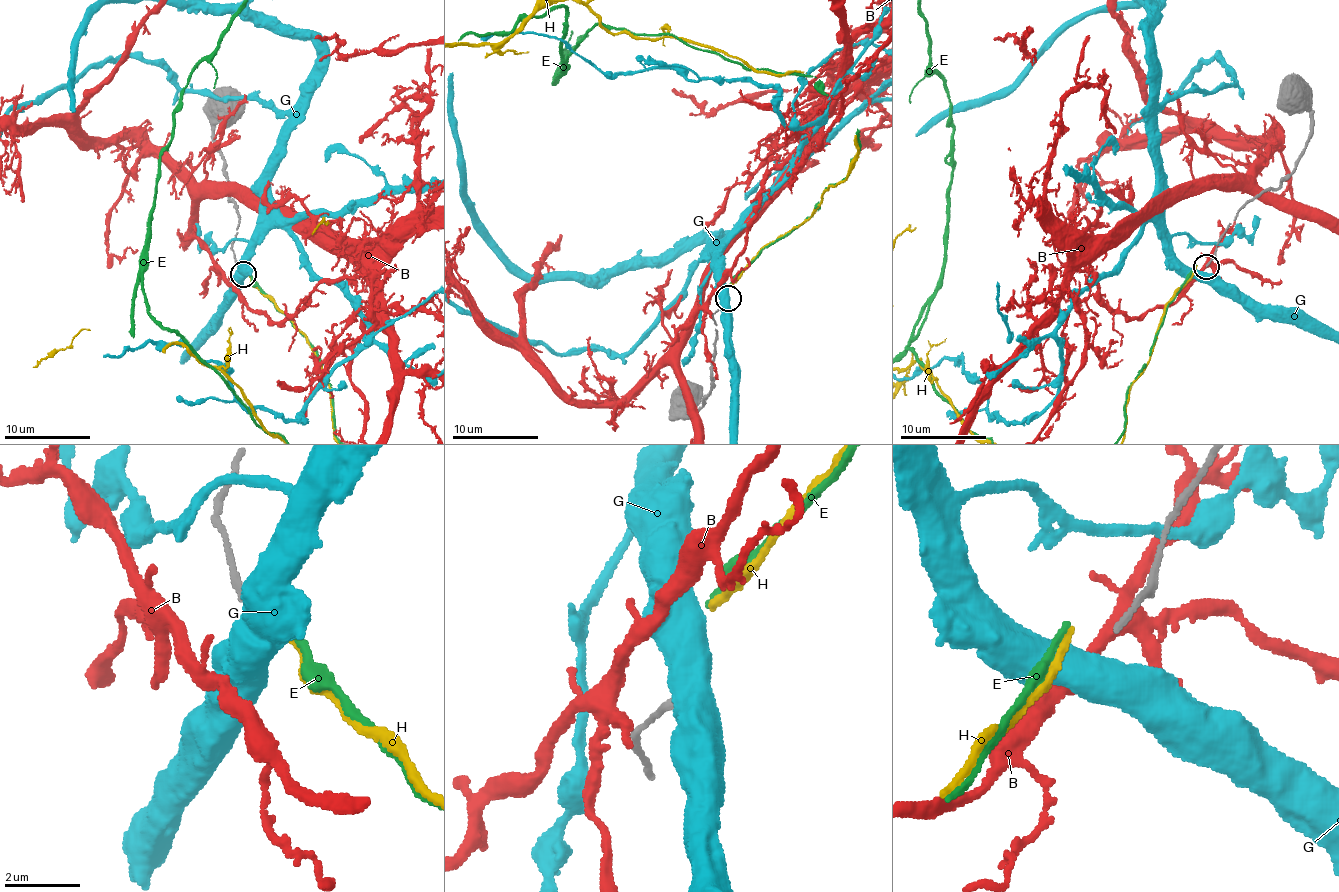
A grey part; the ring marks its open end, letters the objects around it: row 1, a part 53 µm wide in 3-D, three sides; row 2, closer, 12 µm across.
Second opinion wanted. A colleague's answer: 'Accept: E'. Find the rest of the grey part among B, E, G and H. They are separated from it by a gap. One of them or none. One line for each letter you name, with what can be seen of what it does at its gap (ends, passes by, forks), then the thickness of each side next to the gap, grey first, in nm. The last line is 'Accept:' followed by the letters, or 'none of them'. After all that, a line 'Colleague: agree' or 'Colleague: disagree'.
Accept: none of them
Colleague: disagree

